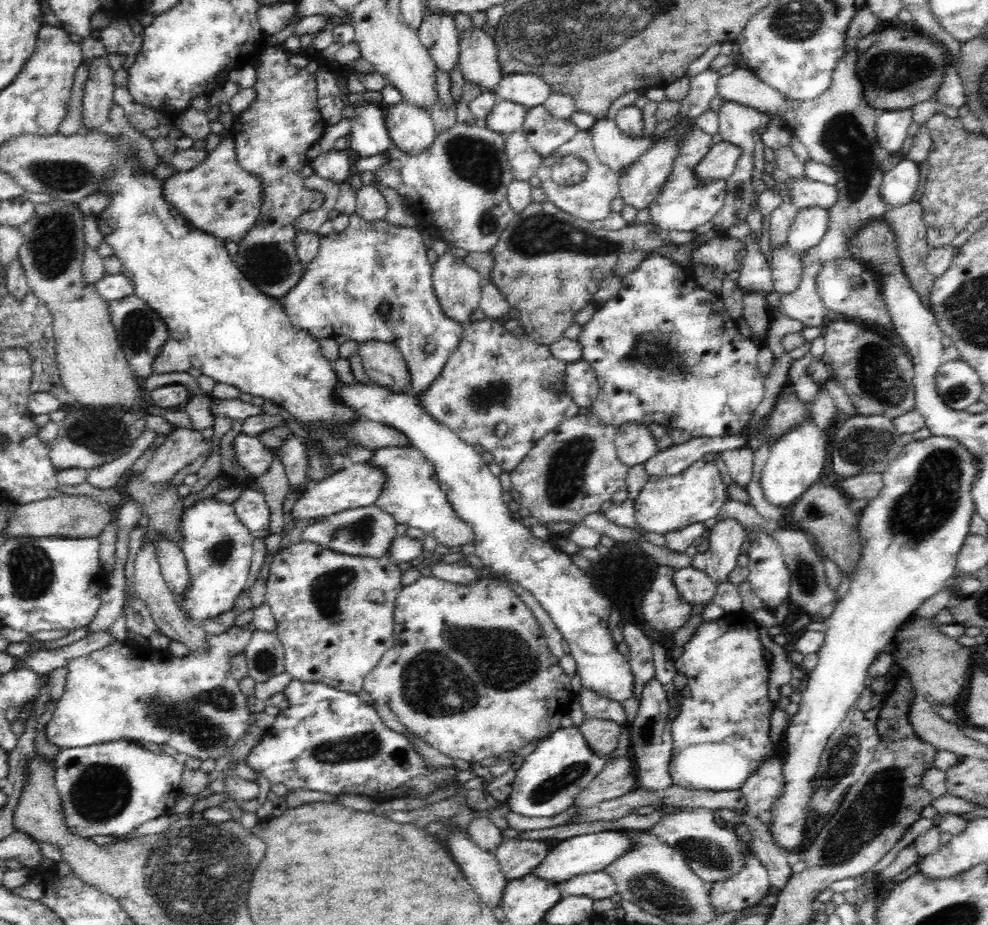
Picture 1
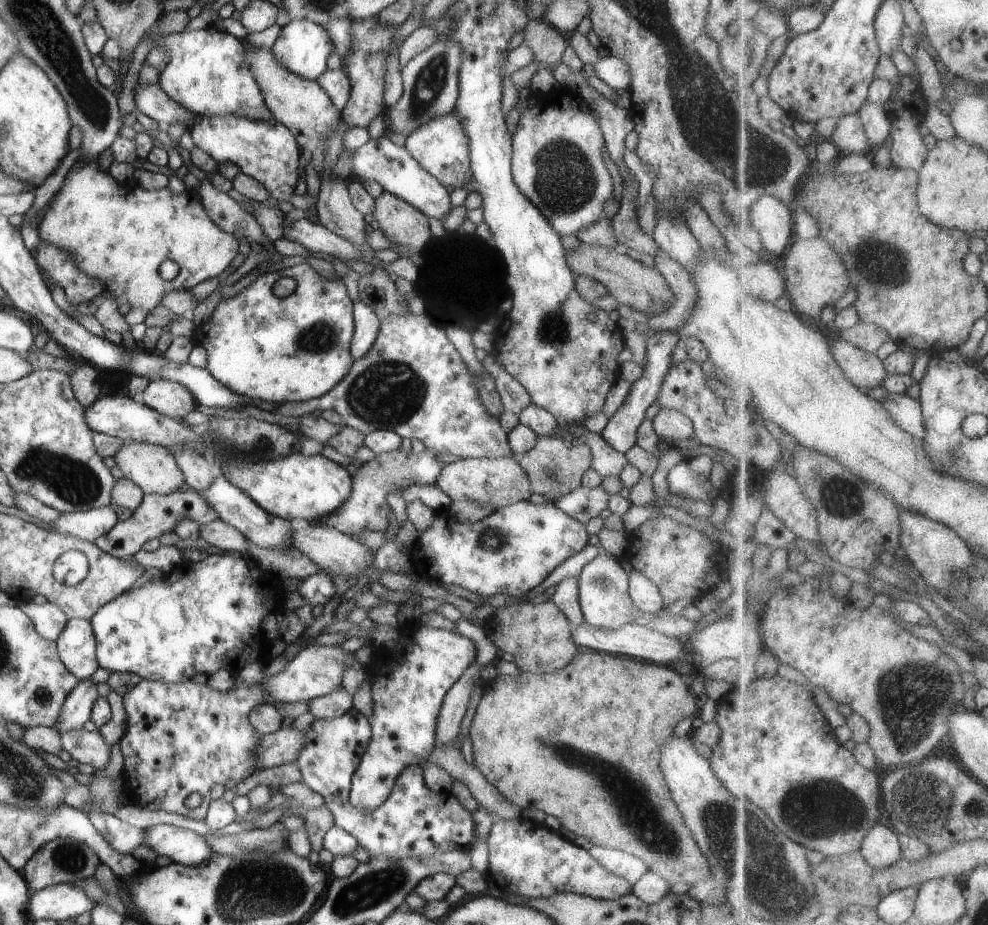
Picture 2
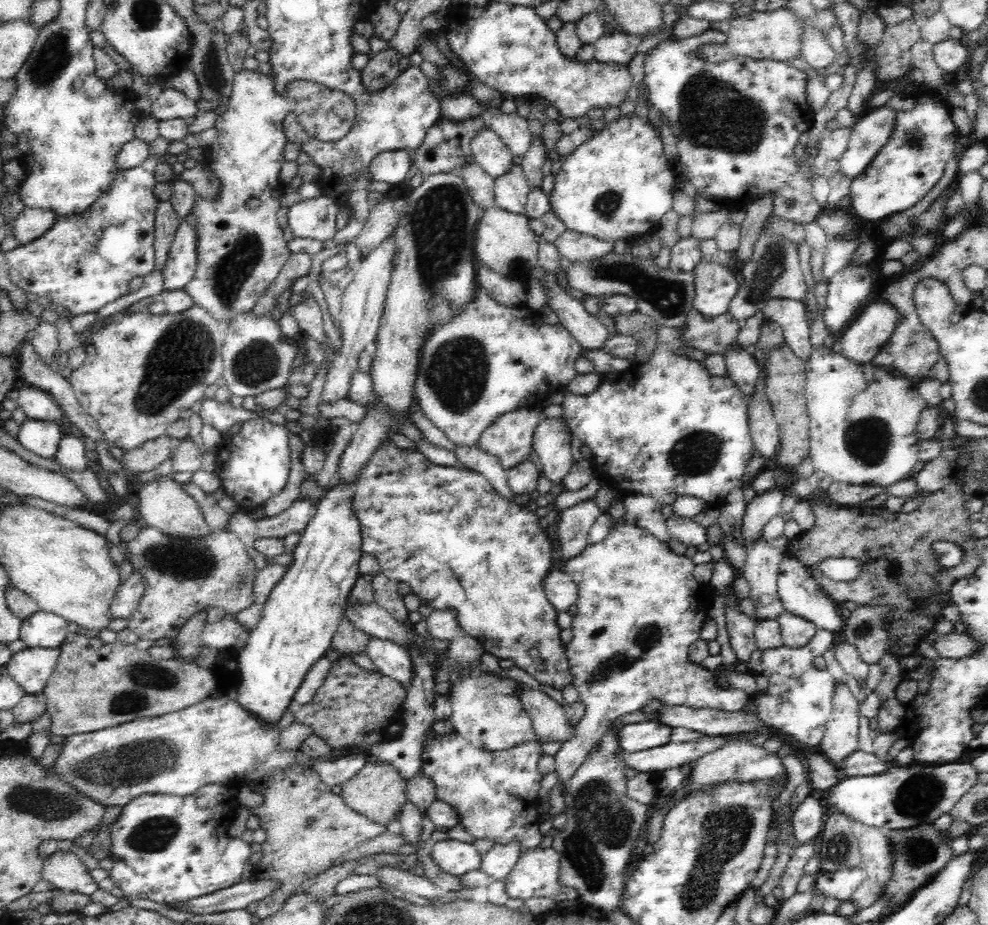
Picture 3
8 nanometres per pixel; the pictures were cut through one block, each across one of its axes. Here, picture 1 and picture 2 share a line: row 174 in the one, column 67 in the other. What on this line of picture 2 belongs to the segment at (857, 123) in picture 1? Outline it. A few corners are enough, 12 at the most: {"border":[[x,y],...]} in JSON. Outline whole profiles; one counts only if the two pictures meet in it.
{"border":[[57,837],[24,866],[31,893],[95,876],[84,842]]}

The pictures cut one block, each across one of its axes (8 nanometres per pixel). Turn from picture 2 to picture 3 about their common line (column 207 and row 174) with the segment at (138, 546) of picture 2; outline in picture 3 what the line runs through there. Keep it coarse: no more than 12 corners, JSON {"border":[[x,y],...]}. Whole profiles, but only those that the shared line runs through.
{"border":[[514,165],[495,180],[495,206],[525,214],[529,190]]}

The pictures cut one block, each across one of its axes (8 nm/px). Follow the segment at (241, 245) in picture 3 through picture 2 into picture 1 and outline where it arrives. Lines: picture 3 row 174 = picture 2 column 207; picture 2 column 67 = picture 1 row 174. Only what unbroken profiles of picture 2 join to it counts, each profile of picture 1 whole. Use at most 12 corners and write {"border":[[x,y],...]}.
{"border":[[231,130],[206,161],[164,180],[194,229],[240,242],[260,216],[262,181]]}

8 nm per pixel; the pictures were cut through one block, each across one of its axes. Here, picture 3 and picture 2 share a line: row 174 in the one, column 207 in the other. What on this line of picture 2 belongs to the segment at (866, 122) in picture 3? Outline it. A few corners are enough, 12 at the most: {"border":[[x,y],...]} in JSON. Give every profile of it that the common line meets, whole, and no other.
{"border":[[175,825],[152,826],[146,846],[172,863],[214,858],[204,835]]}

